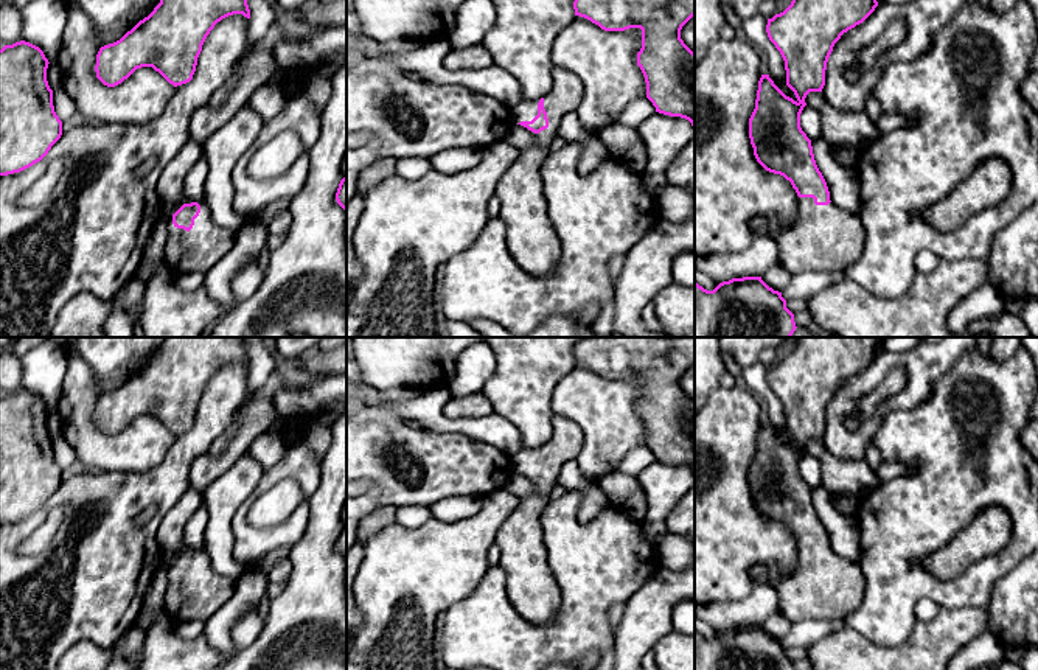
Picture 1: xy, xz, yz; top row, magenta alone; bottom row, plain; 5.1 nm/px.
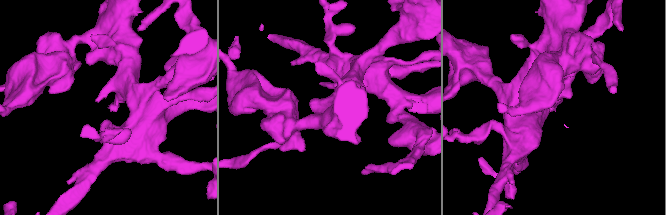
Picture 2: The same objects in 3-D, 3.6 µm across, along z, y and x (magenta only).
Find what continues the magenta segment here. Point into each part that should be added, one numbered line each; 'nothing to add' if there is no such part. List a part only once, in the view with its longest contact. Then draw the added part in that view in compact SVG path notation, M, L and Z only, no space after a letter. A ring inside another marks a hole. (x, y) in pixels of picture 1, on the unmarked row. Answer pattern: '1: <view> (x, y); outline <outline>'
1: xy (198, 599); outline M197 550L200 561L194 567L190 580L172 572L172 563L166 564L165 572L168 588L165 605L176 623L188 620L208 620L236 589L236 581L218 574L210 561L207 550Z

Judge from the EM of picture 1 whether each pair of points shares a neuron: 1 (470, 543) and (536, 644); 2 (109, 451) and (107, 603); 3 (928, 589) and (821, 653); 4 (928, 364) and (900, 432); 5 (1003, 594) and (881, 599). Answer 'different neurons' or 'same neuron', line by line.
1: different neurons
2: different neurons
3: different neurons
4: different neurons
5: different neurons

